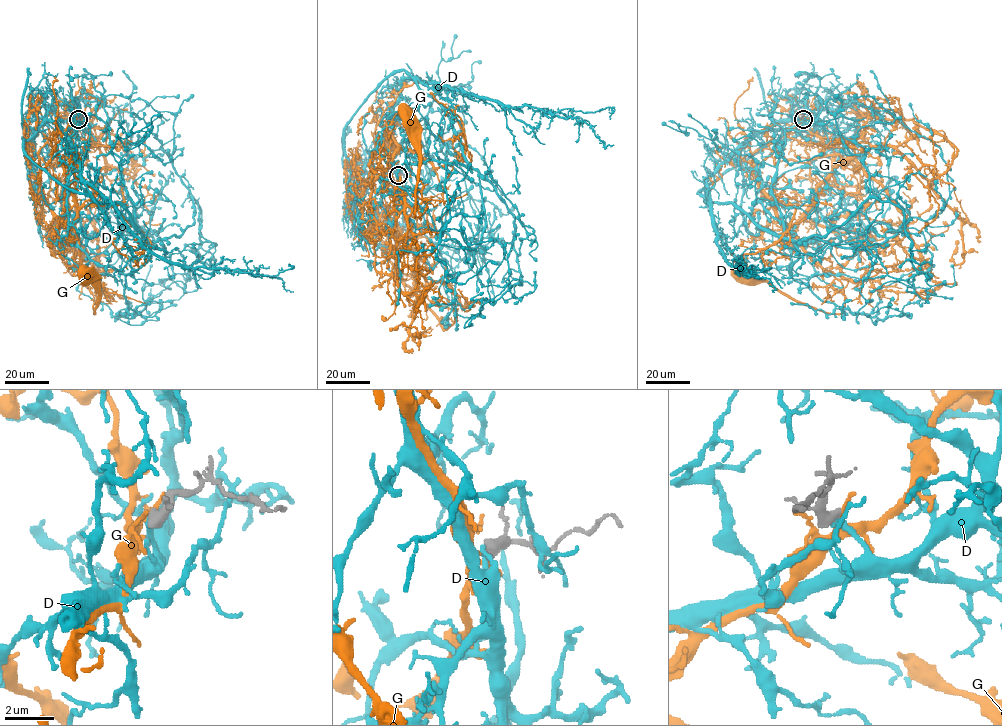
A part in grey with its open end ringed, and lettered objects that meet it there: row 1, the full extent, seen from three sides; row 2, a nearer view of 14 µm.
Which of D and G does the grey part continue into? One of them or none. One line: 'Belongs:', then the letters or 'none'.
Belongs: D

